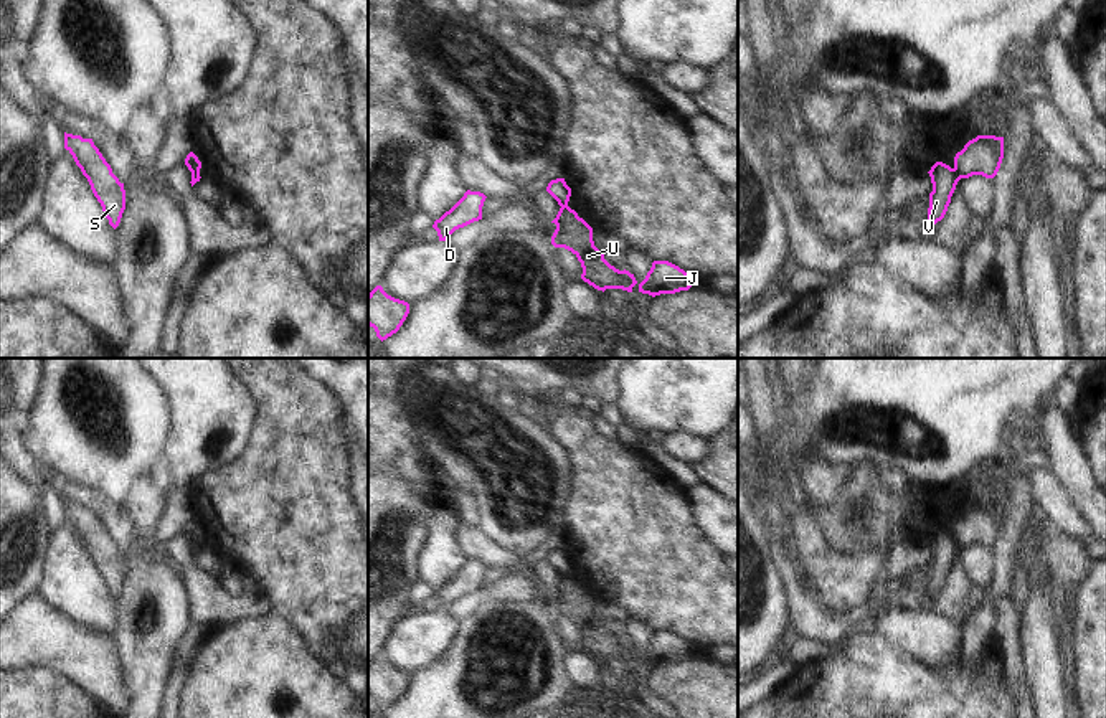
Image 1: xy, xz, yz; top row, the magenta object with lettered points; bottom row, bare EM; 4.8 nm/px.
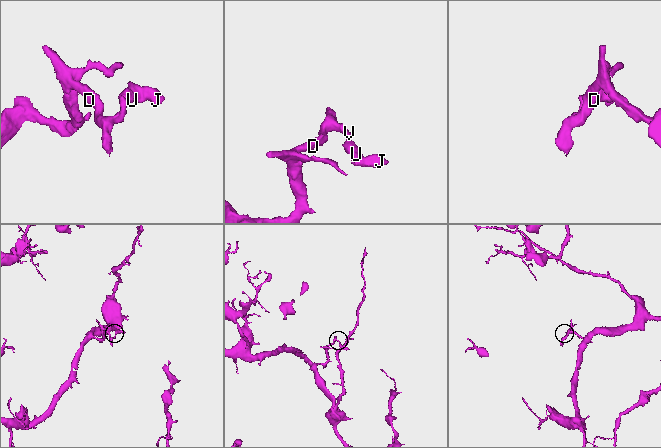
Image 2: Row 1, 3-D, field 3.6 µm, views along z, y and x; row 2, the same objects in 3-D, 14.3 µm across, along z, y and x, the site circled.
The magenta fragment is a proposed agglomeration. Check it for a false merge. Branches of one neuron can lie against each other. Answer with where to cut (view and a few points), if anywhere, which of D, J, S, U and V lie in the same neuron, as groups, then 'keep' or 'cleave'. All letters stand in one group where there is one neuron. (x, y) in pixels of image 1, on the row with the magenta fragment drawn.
yz (953, 169), (961, 177) | D S V / J U | cleave

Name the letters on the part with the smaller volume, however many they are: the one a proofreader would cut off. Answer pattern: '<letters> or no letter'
J, U

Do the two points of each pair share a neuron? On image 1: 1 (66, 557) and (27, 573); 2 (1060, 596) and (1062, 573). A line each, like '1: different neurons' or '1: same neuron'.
1: different neurons
2: same neuron

